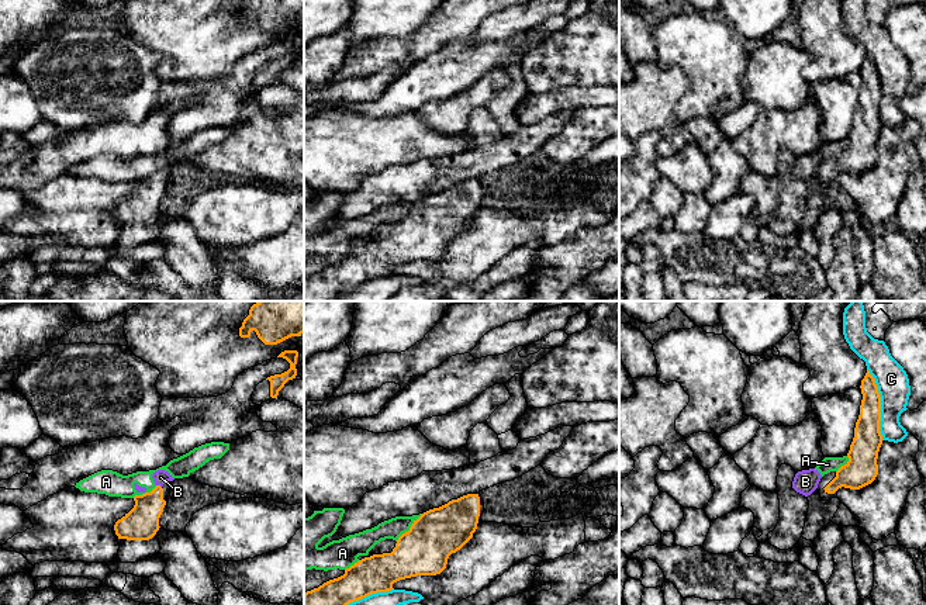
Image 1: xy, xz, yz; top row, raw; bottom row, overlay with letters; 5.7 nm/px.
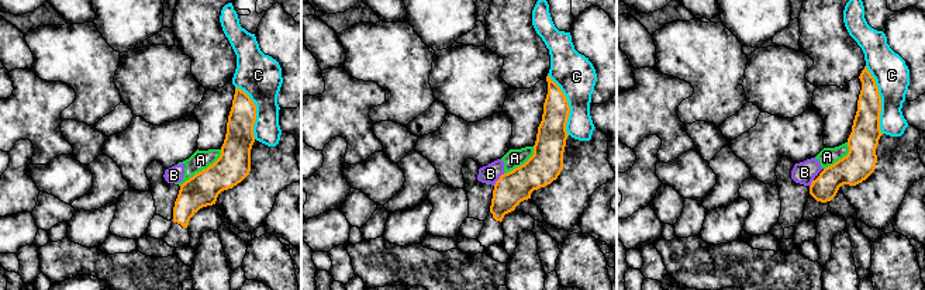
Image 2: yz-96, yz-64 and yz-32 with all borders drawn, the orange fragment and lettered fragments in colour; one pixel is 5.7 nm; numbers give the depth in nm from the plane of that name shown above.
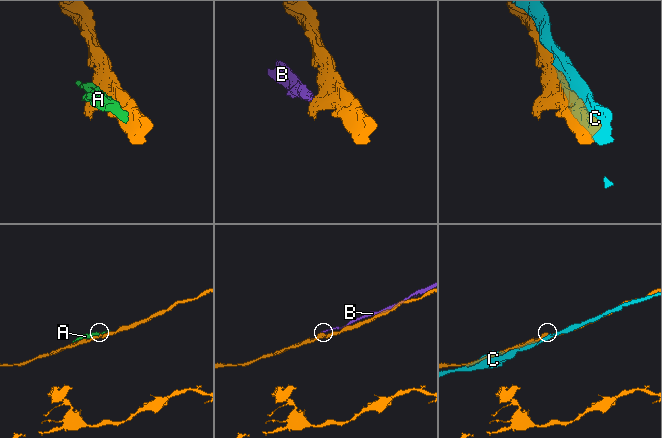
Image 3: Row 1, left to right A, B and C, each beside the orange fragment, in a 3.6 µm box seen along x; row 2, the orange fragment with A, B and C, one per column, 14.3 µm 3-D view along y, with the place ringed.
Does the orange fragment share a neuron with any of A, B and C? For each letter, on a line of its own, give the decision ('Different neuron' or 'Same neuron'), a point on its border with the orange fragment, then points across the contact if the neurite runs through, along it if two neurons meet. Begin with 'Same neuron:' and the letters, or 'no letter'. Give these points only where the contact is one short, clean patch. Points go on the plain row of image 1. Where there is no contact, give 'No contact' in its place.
Same neuron: no letter
A: Different neuron. Touches orange at xz (410, 213)
B: Different neuron. Touches orange at xy (159, 170). Boundary: xy (156, 169), (161, 172)
C: Different neuron. Touches orange at yz (880, 89)

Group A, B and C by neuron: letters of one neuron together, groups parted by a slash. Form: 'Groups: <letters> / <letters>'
Groups: A B / C

